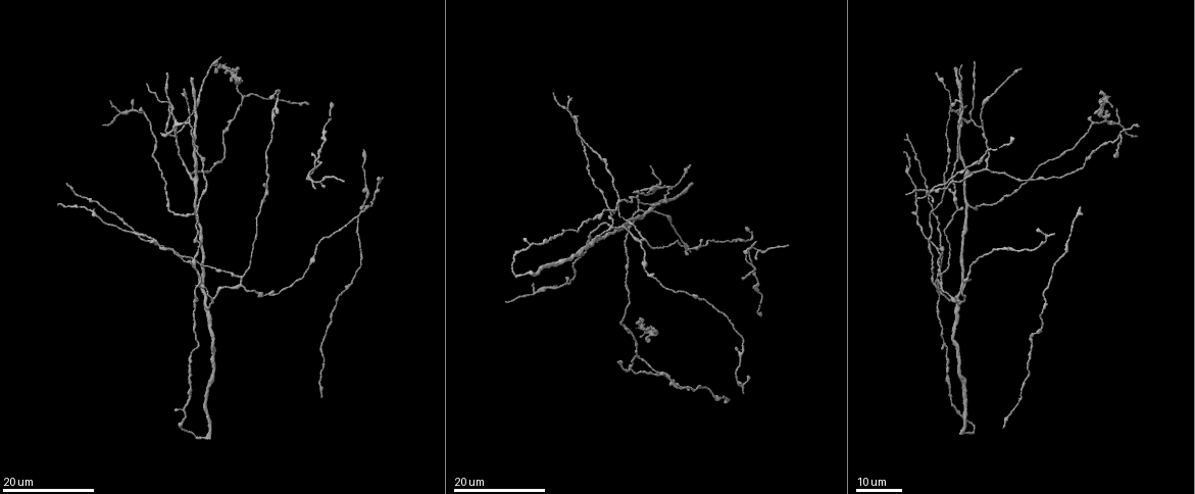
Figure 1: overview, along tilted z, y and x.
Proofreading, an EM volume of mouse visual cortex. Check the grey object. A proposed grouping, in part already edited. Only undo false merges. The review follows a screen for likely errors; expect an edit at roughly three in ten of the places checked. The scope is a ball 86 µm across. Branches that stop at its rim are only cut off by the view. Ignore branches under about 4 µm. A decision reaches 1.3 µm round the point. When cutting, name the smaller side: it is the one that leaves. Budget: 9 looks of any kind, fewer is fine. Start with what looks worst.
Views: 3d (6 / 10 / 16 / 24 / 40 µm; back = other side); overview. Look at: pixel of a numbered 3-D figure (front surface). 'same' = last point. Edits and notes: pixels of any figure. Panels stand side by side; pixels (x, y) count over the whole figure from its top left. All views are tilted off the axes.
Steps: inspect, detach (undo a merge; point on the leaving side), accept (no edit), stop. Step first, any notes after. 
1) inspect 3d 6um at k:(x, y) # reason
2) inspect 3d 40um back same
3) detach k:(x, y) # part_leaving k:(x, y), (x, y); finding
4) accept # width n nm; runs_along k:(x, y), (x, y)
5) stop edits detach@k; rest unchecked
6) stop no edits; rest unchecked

inspect 3d 16um at 1:(623, 201) # four or more arms meet

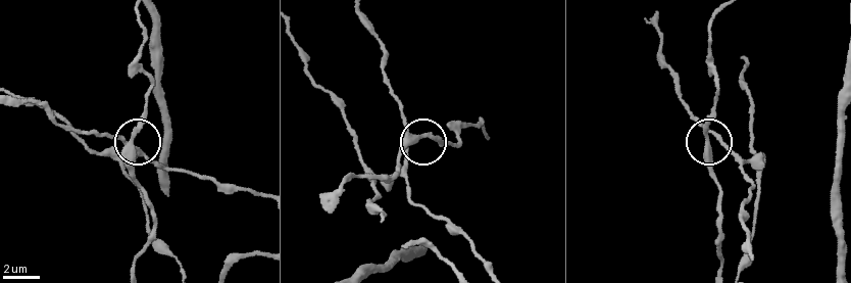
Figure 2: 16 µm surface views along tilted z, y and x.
inspect 3d 6um at 2:(128, 144)

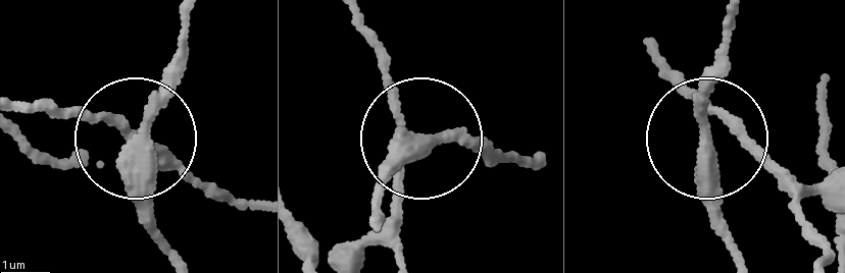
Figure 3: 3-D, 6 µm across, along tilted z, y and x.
inspect 3d 6um back at 3:(143, 137)

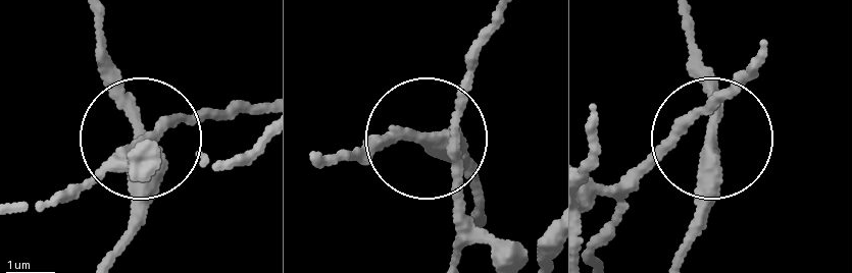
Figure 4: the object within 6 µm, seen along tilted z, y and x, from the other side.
accept # side_arm 42 um; all the same cell

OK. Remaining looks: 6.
inspect 3d 24um at 1:(933, 187) # thin arm on a thick one

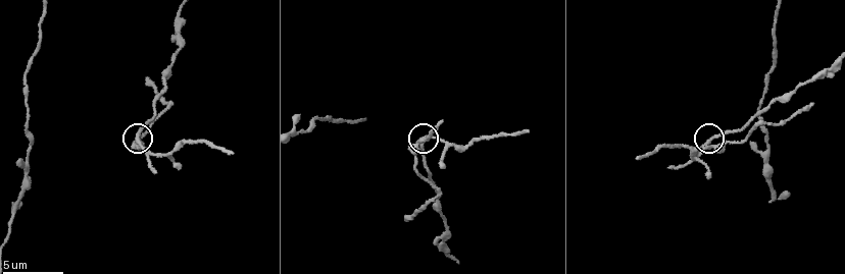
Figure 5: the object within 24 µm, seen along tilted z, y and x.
inspect 3d 10um at 5:(139, 143) # zoom in

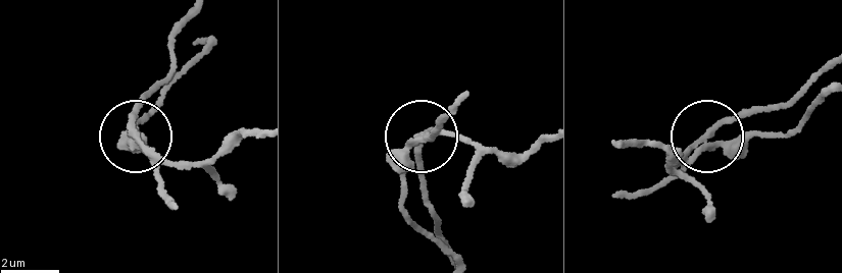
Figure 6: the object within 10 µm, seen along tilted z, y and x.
detach 6:(121, 146) # arms 3; a second cell is stuck on

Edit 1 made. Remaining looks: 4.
inspect overview

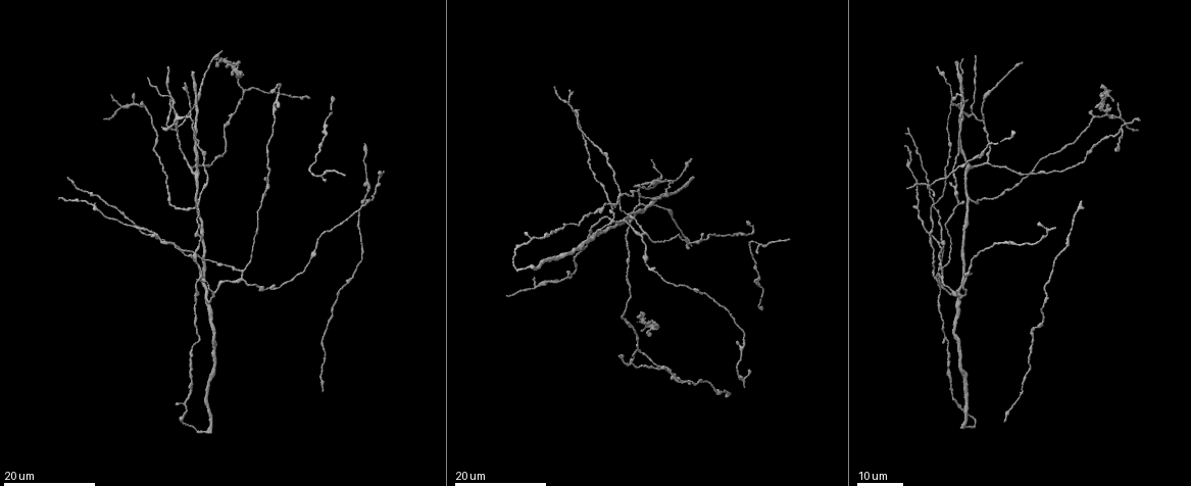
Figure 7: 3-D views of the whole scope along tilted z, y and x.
inspect 3d 16um at 7:(971, 200) # arms part here

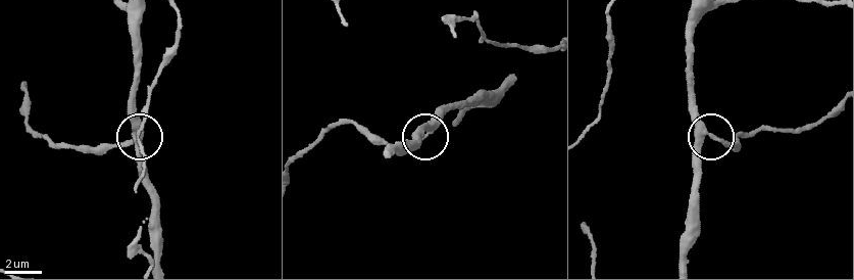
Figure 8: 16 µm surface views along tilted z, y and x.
inspect 3d 10um at 8:(714, 134)

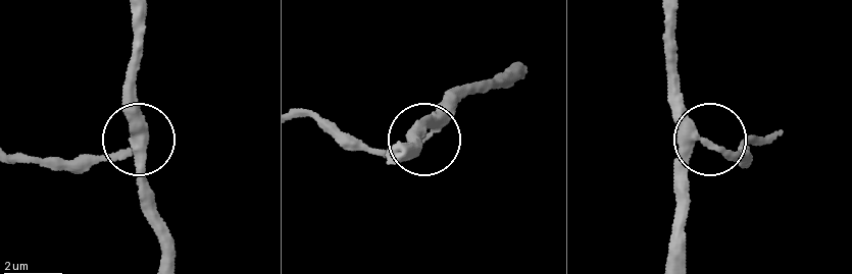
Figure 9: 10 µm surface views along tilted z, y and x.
accept # width 270 nm; one cell here

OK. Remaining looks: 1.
stop edits detach@6; rest unchecked

